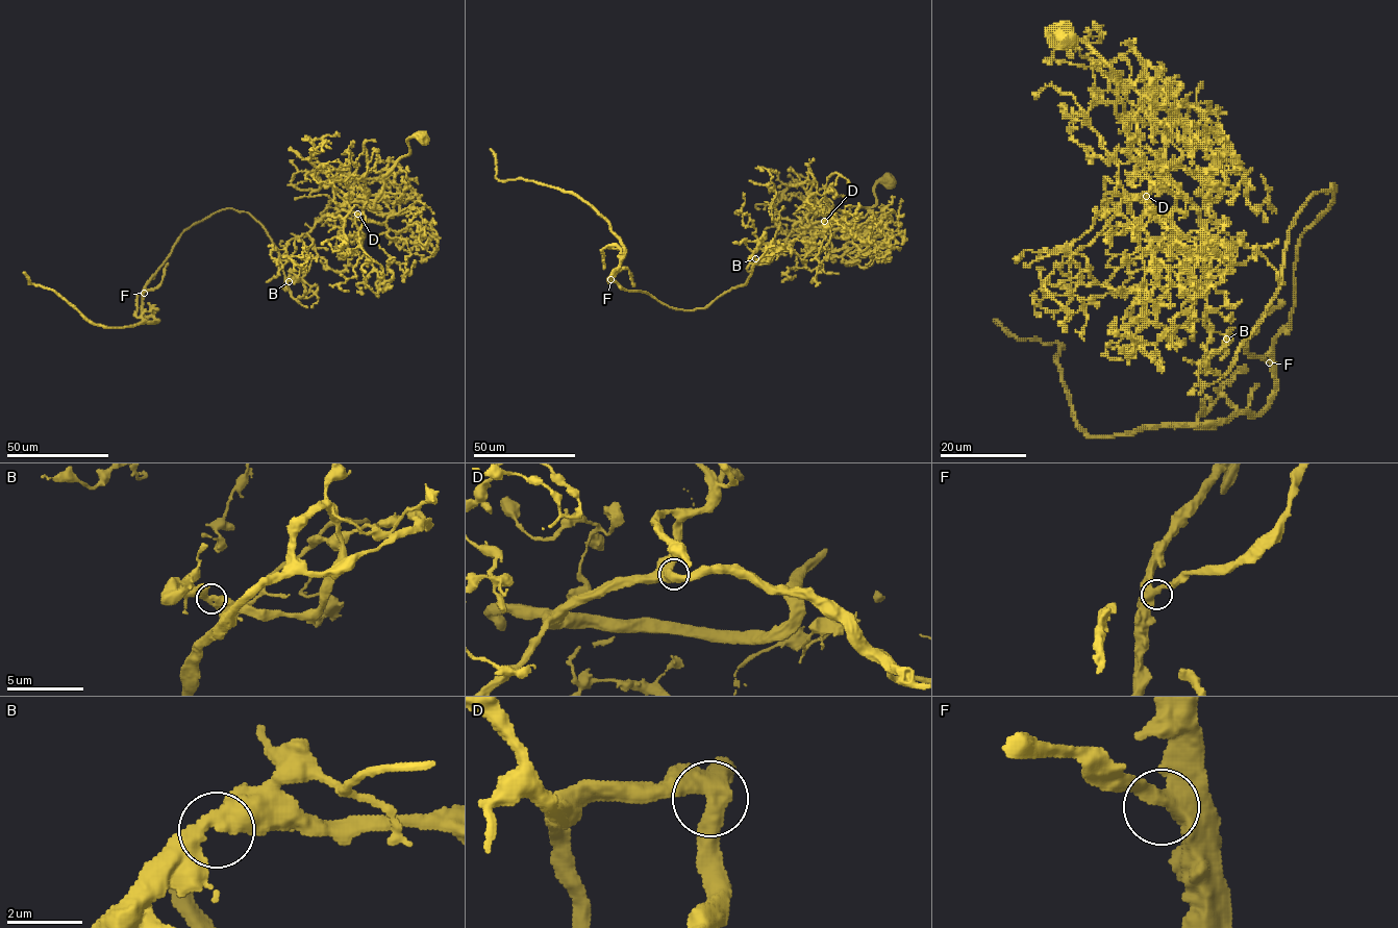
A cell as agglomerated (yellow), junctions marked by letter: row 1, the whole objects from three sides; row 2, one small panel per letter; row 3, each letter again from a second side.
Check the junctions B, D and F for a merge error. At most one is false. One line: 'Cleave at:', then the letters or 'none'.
Cleave at: B

